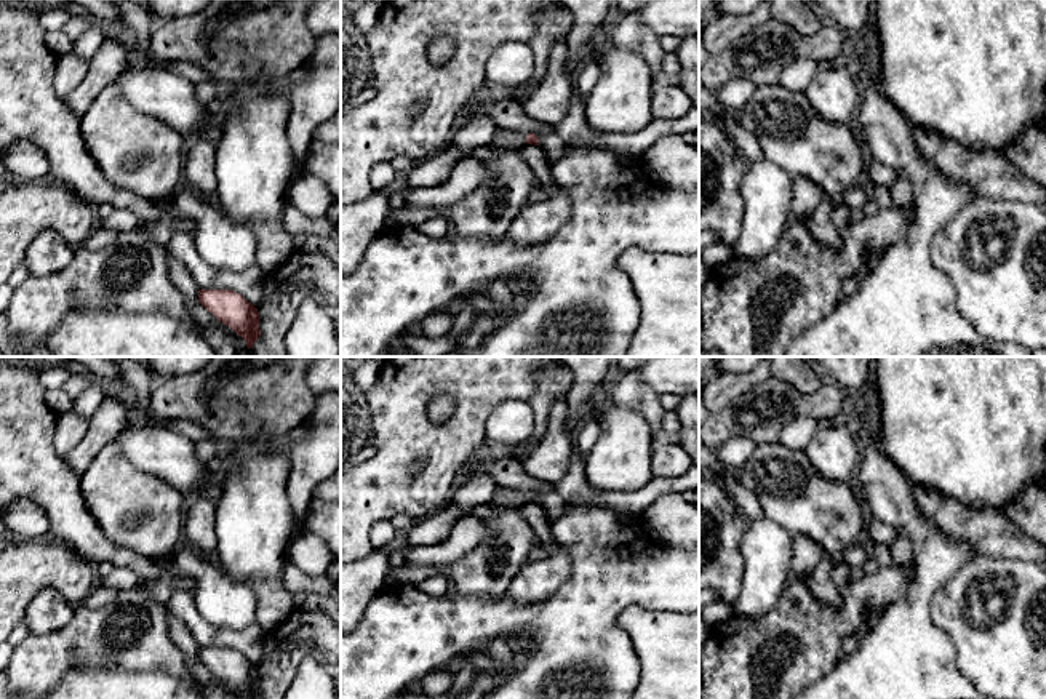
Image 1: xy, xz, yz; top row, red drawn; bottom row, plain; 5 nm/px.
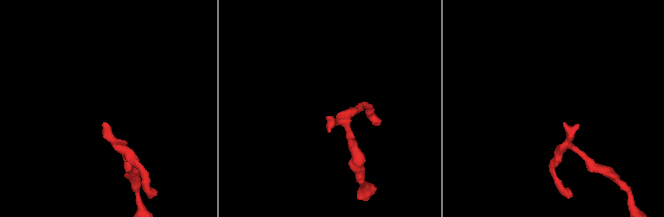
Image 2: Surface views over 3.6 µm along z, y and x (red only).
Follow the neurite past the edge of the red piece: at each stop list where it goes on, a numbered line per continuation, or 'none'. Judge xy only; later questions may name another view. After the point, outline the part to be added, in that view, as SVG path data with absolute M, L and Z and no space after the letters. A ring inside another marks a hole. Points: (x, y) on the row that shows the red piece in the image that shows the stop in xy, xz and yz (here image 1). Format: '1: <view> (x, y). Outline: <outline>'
none

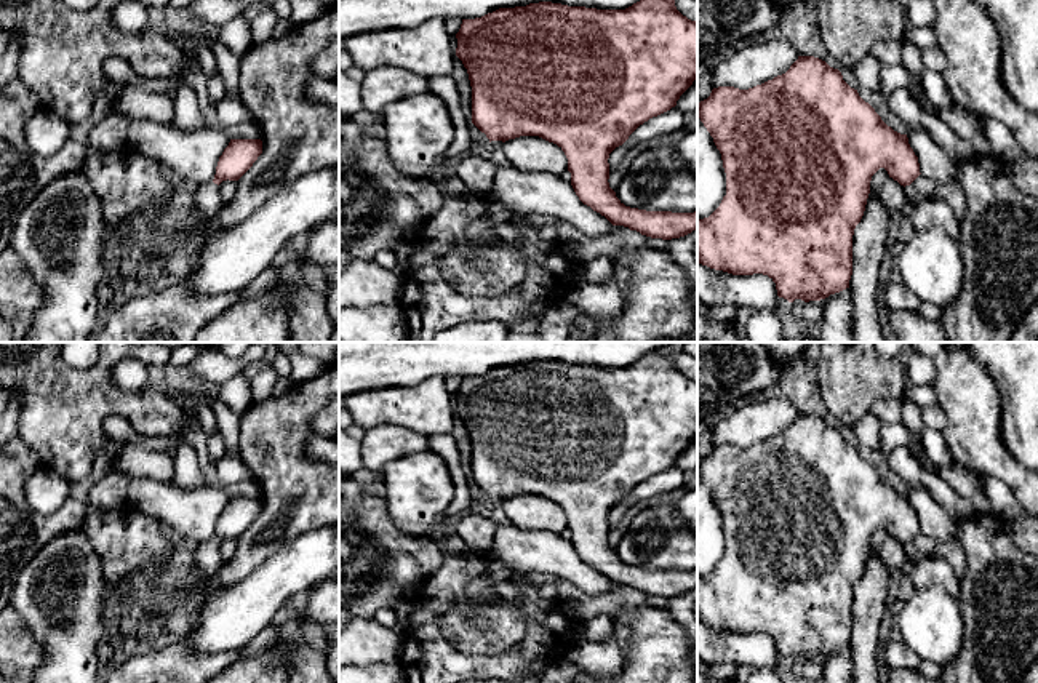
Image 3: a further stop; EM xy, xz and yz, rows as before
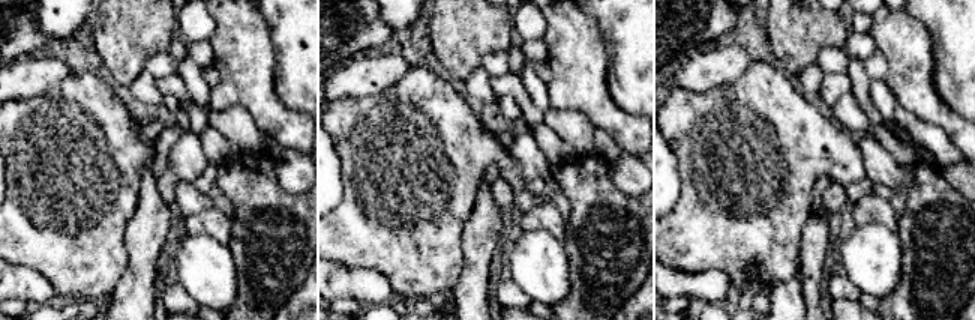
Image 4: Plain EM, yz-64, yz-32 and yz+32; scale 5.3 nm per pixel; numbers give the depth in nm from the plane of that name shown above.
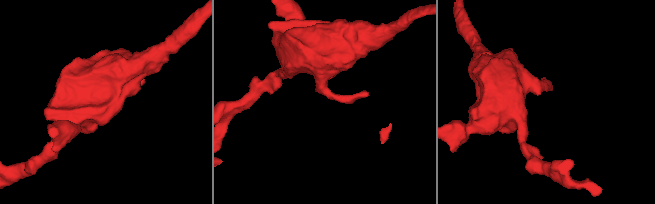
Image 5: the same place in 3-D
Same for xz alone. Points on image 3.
none

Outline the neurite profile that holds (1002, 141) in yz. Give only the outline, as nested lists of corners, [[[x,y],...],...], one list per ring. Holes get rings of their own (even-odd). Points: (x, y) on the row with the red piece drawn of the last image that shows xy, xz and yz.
[[[984,118],[982,126],[990,142],[990,154],[998,157],[1004,165],[1009,166],[1025,154],[1009,128],[1001,122]]]

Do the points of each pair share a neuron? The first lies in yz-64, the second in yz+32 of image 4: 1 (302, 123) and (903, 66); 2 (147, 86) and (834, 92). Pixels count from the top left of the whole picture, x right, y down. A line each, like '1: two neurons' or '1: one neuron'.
1: one neuron
2: two neurons

